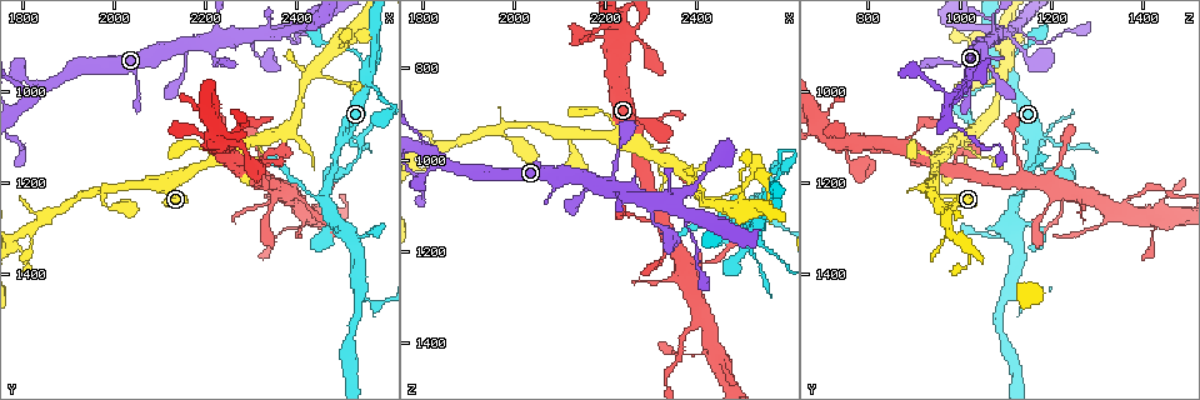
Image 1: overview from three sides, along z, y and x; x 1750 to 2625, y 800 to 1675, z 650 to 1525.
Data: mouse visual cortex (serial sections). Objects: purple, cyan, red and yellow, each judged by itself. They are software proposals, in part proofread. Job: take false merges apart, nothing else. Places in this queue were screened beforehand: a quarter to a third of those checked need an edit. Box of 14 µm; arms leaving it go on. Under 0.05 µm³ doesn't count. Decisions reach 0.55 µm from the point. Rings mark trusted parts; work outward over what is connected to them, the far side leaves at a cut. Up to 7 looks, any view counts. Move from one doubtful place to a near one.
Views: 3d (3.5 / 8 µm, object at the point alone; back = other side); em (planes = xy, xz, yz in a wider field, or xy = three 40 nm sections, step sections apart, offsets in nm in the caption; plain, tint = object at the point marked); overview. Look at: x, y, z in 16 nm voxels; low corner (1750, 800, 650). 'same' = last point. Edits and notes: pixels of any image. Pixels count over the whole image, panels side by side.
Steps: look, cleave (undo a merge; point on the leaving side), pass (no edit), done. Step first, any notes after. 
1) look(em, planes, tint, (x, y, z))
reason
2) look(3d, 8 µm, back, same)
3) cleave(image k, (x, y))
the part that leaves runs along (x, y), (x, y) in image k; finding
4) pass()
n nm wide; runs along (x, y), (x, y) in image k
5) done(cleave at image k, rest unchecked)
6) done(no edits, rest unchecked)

look(3d, 3.5 µm, (2410, 1255, 1345))
a fork

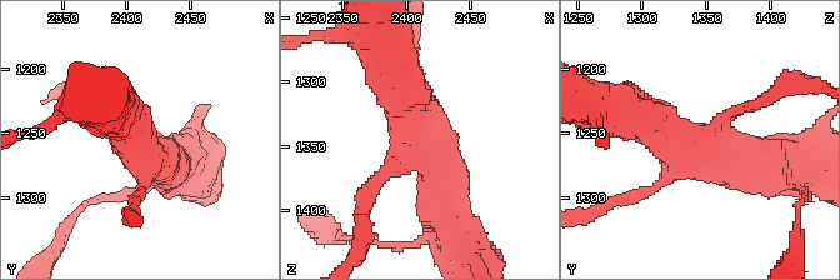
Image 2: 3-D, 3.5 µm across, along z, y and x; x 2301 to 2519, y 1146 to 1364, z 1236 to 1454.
look(em, xy, step 1, tint, (2406, 1260, 1342))
shape alone is not enough

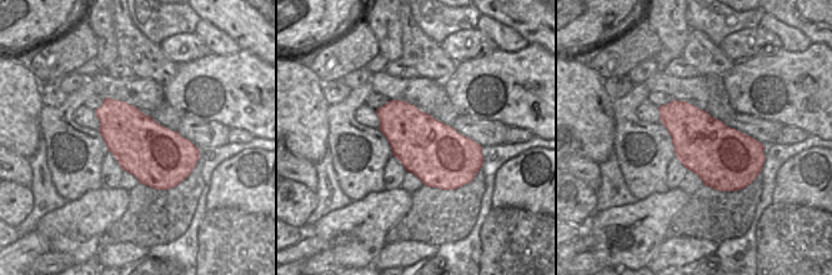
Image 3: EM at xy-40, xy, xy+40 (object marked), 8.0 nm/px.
pass()
runs along (395, 70), (425, 121), (449, 205) in image 2; continuous, no second cell

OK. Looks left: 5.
look(3d, 8 µm, back, (2540, 1105, 1180))
three arms meet

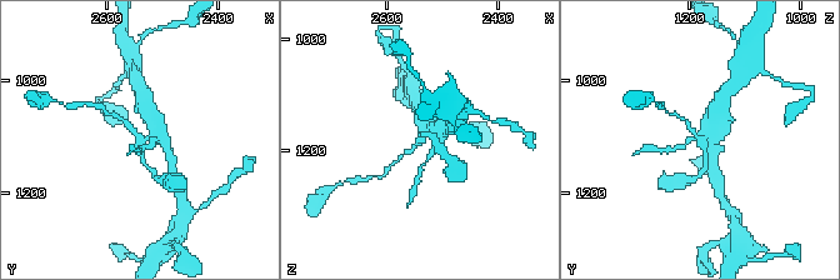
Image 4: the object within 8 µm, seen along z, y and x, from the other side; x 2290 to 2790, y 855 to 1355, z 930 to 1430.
look(em, xy, step 2, tint, (2540, 1110, 1175))
need the tissue

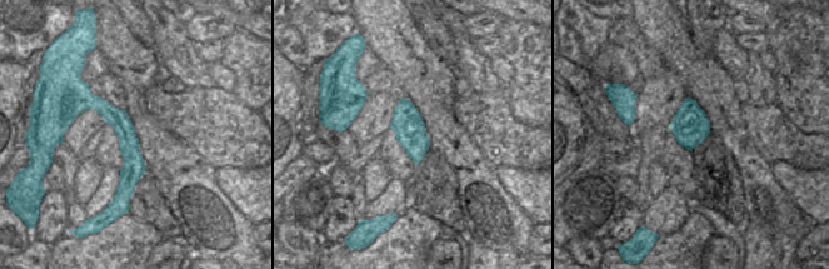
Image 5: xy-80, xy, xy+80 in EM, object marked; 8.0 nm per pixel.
pass()
240 nm wide; runs along (69, 118), (99, 104), (125, 130), (128, 194) in image 5; continuous, no second cell

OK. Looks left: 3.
look(3d, 3.5 µm, (2225, 880, 1075))
thin arm on a thick one

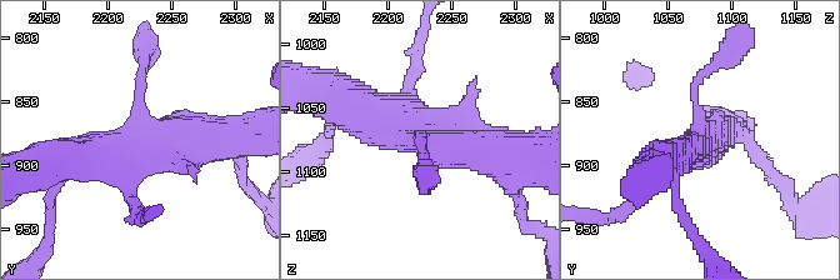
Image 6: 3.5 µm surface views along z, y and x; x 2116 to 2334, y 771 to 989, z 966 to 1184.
look(em, xy, step 2, tint, same)

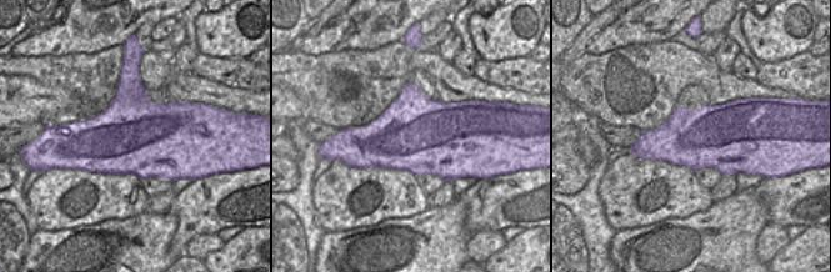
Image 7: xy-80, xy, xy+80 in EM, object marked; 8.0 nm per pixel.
pass()
runs along (344, 106), (443, 148), (501, 154) in image 6; all the same cell

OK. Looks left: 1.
done(no edits, rest unchecked)

